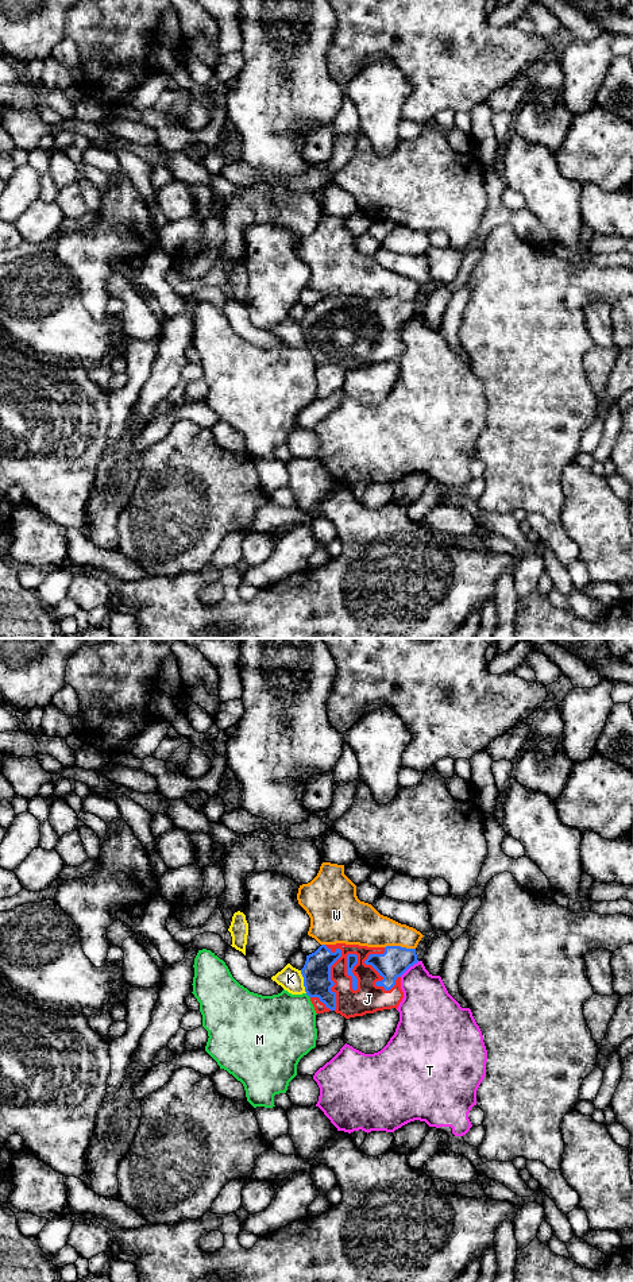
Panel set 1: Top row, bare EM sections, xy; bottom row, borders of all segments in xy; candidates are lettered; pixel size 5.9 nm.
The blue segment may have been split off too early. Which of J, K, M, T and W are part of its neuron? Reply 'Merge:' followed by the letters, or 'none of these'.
Merge: J

